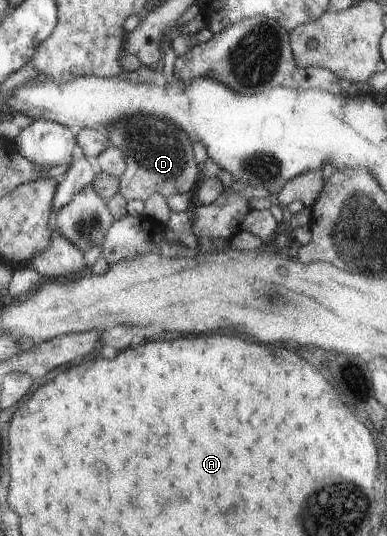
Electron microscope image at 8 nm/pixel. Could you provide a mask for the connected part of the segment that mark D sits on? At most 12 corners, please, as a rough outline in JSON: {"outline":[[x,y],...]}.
{"outline":[[135,114],[101,131],[123,152],[118,193],[145,202],[191,194],[189,137]]}

